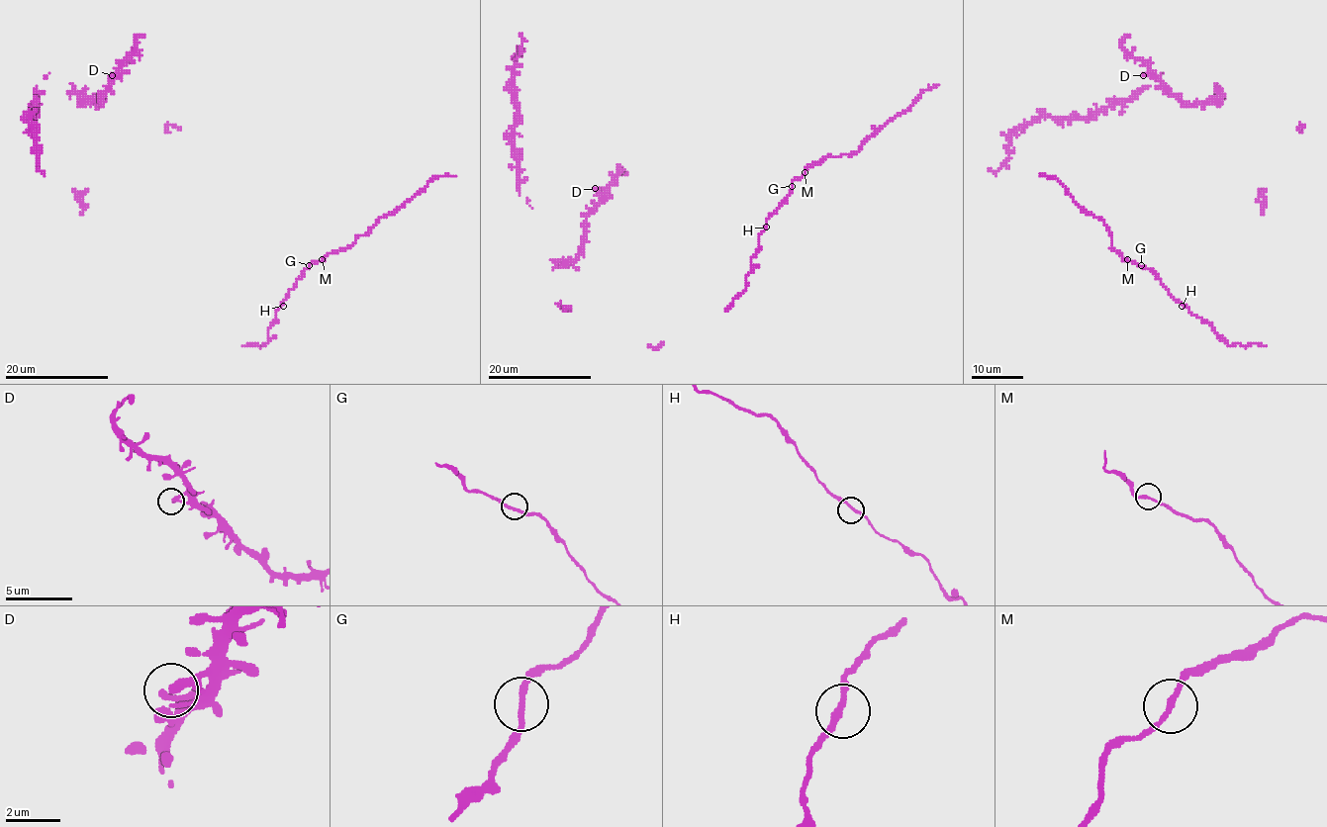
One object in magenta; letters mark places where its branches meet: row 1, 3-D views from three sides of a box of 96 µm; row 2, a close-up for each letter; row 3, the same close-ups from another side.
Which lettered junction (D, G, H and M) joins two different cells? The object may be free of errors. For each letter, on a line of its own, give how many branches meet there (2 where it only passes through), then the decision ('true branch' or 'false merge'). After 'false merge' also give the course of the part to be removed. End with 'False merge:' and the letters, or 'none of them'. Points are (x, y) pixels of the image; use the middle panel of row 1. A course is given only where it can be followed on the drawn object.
D: 2 | true branch
G: 2 | true branch
H: 2 | true branch
M: 2 | false merge | (805, 173), (809, 165), (830, 156), (854, 153), (908, 109), (924, 90), (939, 84)
False merge: M

